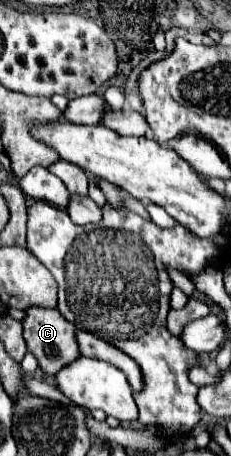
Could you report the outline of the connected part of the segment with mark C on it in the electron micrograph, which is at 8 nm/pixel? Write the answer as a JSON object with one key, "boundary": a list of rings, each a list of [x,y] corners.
{"boundary":[[[28,307],[22,327],[24,327],[24,339],[28,345],[28,351],[34,353],[40,369],[46,375],[58,373],[58,369],[62,369],[62,365],[68,365],[68,361],[74,361],[74,357],[78,357],[78,345],[74,341],[74,325],[68,323],[56,309]]]}

